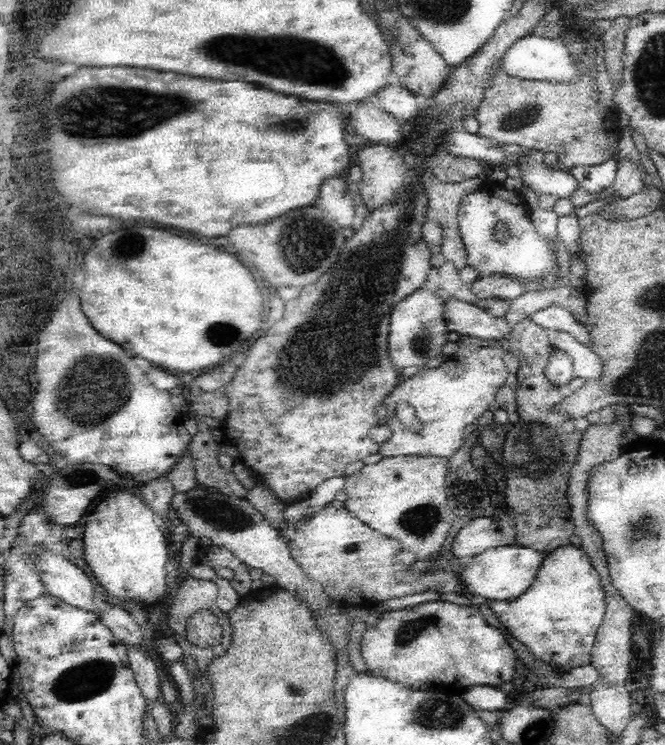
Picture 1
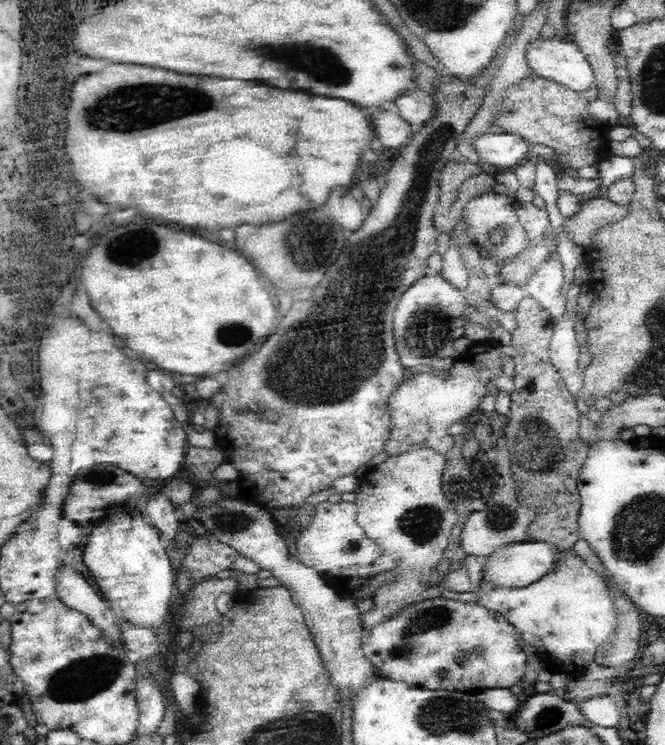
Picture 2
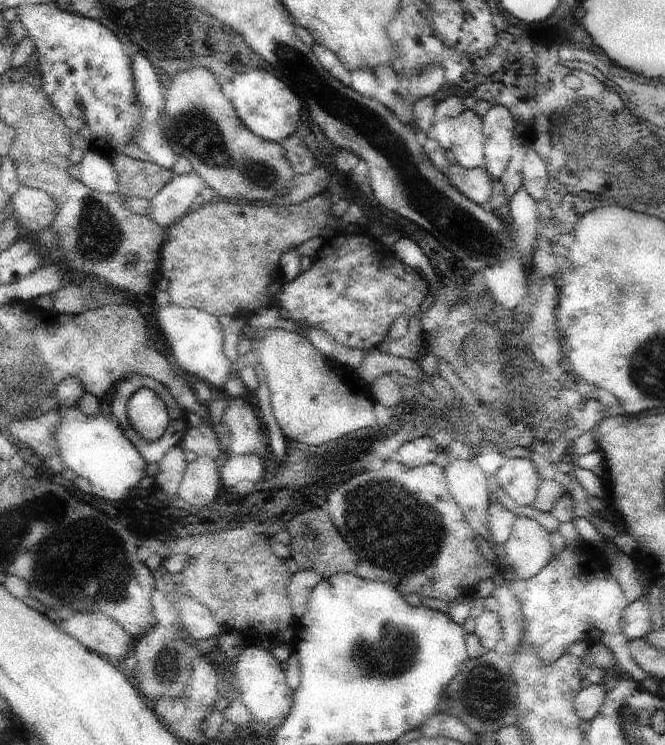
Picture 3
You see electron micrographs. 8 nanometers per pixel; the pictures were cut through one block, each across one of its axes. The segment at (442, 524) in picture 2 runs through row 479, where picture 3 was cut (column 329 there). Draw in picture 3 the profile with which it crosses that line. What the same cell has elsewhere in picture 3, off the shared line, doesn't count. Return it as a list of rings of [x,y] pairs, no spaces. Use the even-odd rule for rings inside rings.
[[[282,328],[265,330],[261,338],[253,338],[253,353],[257,363],[263,366],[267,376],[270,404],[274,418],[277,420],[282,434],[294,442],[303,444],[327,444],[341,436],[353,433],[360,428],[374,427],[376,424],[373,406],[378,402],[372,396],[368,384],[353,368],[341,365],[338,361],[332,362],[322,352],[319,352],[305,335],[298,332],[289,332]]]

